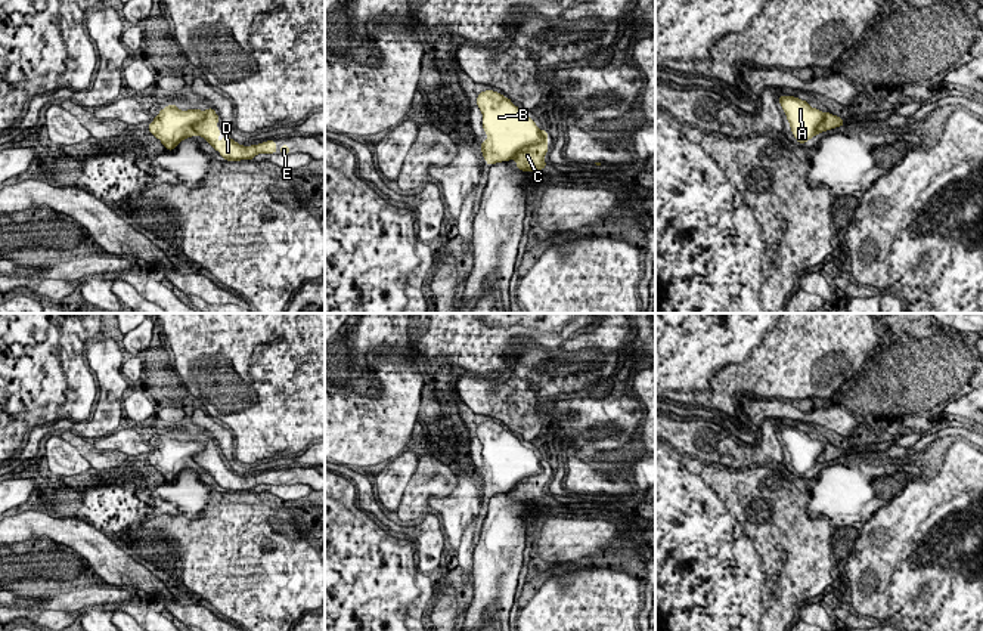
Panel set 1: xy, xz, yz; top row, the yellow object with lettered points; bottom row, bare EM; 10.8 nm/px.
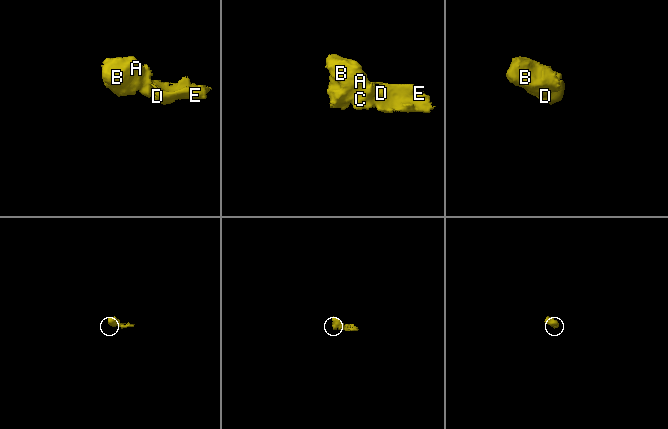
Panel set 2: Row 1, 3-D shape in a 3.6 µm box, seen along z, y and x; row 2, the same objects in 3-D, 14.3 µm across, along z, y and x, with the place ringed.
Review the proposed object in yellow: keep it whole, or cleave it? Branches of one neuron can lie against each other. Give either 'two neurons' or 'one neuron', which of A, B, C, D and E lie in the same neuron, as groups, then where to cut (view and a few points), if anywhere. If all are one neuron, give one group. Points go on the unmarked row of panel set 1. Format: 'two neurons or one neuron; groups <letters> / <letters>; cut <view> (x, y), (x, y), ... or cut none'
two neurons; groups A B / C D E; cut xz (542, 466), (537, 473), (521, 479), (512, 488)

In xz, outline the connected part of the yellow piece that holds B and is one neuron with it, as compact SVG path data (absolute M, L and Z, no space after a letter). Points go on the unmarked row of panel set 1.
M486 421L477 427L477 437L483 443L481 455L489 468L481 473L481 483L489 497L509 492L521 480L542 471L534 451L522 446L509 429Z

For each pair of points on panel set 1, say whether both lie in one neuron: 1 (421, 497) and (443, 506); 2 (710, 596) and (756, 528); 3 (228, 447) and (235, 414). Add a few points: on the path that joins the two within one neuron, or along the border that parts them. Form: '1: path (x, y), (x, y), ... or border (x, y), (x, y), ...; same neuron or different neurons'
1: border (453, 475), (455, 488), (431, 497), (428, 504); different neurons
2: path (710, 580), (743, 544); same neuron
3: border (229, 427), (233, 436), (235, 455); different neurons

